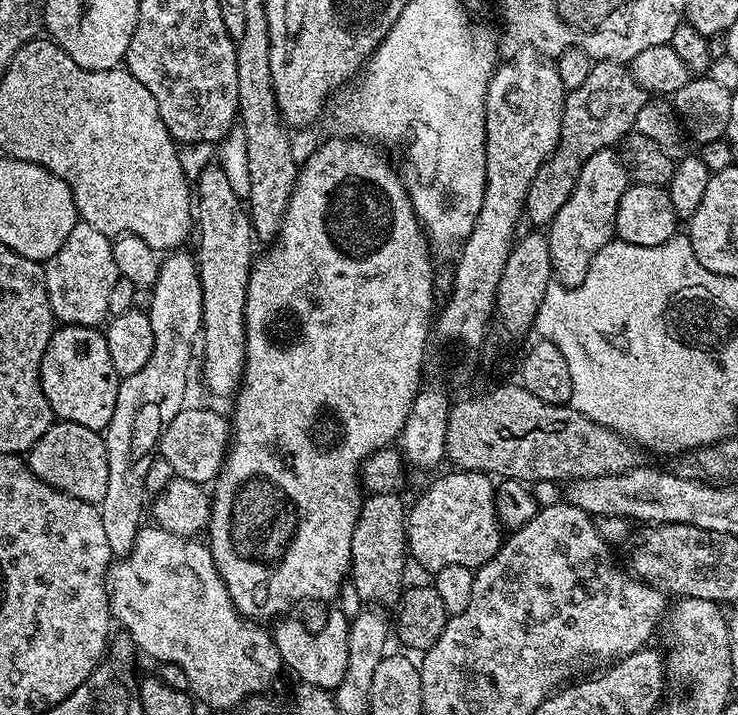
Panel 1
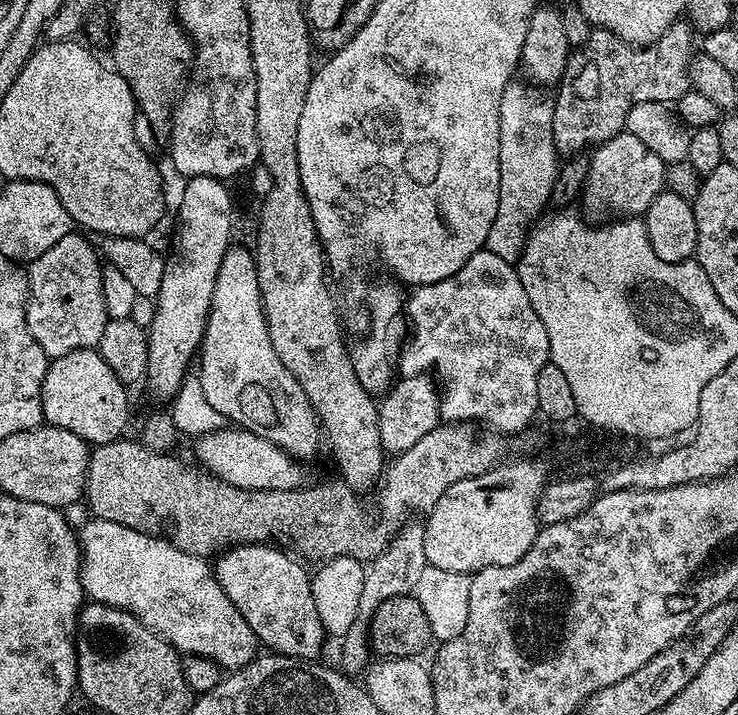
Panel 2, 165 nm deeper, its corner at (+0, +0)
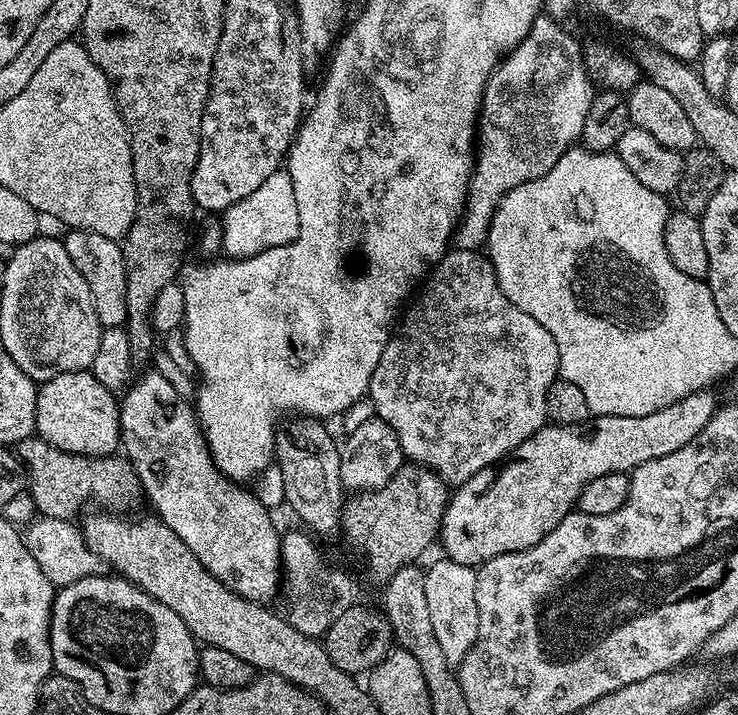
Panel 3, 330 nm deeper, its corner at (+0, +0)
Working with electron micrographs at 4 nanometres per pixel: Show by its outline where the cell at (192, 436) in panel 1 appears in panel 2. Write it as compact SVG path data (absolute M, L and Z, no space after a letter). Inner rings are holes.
M225 426L201 435L195 442L196 456L211 475L239 488L250 490L294 490L305 483L301 461L286 450L245 428Z

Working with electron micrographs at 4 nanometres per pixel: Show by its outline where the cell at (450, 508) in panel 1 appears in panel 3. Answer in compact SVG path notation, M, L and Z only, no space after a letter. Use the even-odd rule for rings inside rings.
M705 390L691 392L686 398L674 402L670 406L662 406L662 410L654 410L654 414L642 414L638 418L622 418L621 416L592 416L581 424L545 423L533 436L526 438L503 462L478 470L474 478L459 485L449 495L448 505L440 523L439 543L444 543L443 555L459 564L479 566L490 558L498 558L498 554L510 554L518 550L526 550L562 518L577 507L582 490L594 478L602 478L602 474L611 472L632 473L642 462L650 462L654 458L666 458L666 454L674 454L674 450L682 450L690 438L698 438L698 434L712 421L716 413L718 401L715 391Z

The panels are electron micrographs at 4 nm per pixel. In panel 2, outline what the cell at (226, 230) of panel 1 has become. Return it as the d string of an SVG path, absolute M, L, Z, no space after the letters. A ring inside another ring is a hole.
M228 247L222 262L218 262L218 278L214 282L210 314L198 349L198 377L203 393L206 394L210 405L224 416L225 421L266 438L286 450L286 454L290 454L294 459L307 462L319 454L320 444L322 448L320 417L312 408L310 398L306 398L306 390L302 390L298 378L290 374L290 370L282 366L282 358L274 354L274 342L270 342L268 323L264 317L264 303L260 297L256 257L249 249L247 252L244 248L236 247Z

